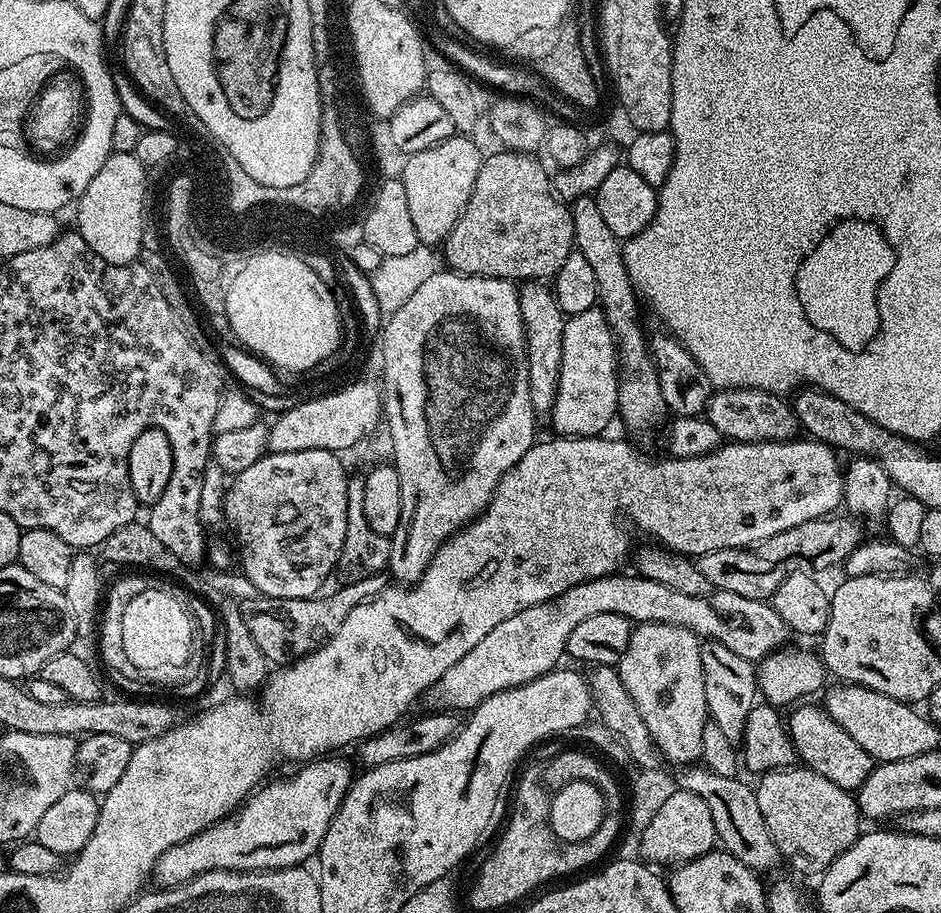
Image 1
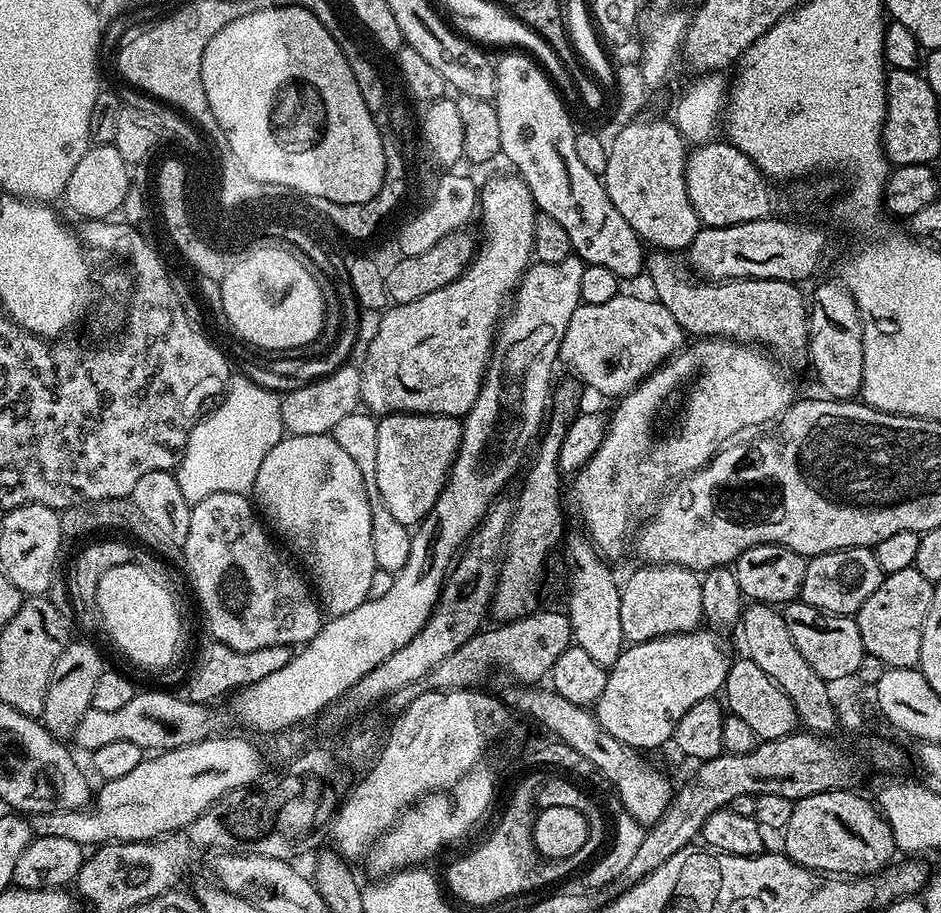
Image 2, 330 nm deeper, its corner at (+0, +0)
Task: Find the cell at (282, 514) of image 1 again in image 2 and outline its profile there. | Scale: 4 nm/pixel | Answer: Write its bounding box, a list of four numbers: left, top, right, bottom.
[251,435,378,617]

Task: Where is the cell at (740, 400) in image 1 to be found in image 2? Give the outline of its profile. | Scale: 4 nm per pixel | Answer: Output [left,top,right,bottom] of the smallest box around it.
[558,294,686,398]

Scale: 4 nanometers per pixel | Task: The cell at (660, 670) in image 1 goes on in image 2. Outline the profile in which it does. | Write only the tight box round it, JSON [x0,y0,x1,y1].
[620,564,704,644]

